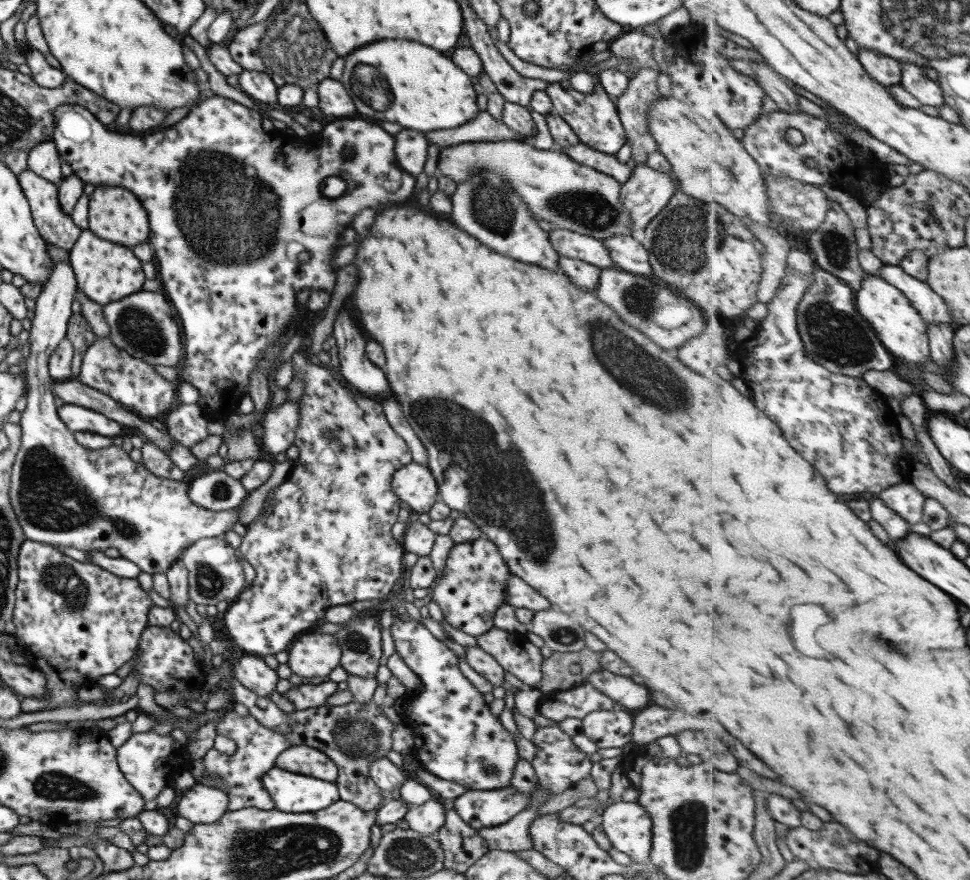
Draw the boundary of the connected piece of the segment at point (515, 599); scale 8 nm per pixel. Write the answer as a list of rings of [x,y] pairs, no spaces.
[[[512,575],[508,580],[510,581],[504,587],[504,594],[506,594],[505,604],[512,606],[514,609],[526,608],[535,612],[553,608],[545,596],[535,591],[532,586],[518,578],[518,576]]]

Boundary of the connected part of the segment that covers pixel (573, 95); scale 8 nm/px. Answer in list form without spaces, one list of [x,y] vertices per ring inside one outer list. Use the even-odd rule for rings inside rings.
[[[597,79],[594,81],[596,86],[590,94],[576,92],[568,82],[548,83],[545,91],[552,100],[553,111],[572,128],[581,144],[603,154],[616,155],[628,139],[621,124],[616,103],[614,104],[600,82]]]

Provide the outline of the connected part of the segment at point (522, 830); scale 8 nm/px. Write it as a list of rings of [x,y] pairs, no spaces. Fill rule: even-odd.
[[[538,789],[532,797],[530,805],[522,812],[516,813],[508,822],[495,827],[484,827],[478,830],[480,836],[486,839],[488,850],[500,849],[506,851],[532,850],[534,843],[530,837],[530,828],[538,814],[538,808],[549,799],[546,789]]]

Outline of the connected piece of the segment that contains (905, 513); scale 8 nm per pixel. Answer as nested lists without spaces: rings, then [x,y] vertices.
[[[910,480],[888,488],[887,491],[881,492],[879,496],[910,524],[924,522],[928,497]]]

